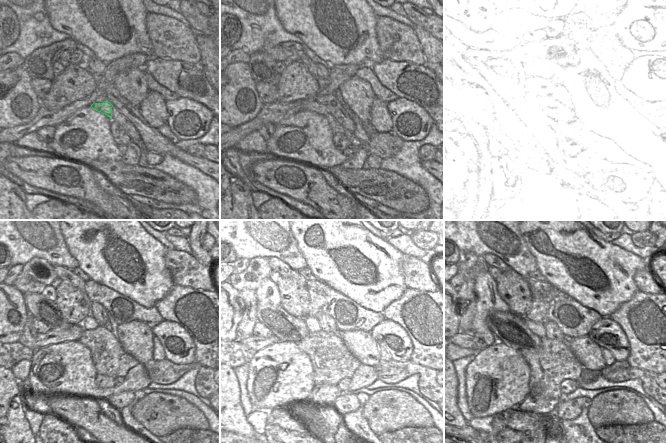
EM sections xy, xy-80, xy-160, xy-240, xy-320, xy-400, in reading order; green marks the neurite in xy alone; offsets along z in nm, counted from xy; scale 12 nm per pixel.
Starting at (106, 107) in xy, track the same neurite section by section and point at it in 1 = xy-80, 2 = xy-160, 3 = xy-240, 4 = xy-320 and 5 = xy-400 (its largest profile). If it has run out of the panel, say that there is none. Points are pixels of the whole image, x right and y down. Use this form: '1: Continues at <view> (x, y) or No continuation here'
1: Continues at xy-80 (309, 104)
2: Continues at xy-160 (506, 109)
3: Continues at xy-240 (74, 332)
4: Continues at xy-320 (257, 343)
5: Continues at xy-400 (465, 340)

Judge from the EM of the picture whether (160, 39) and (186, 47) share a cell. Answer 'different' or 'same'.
same

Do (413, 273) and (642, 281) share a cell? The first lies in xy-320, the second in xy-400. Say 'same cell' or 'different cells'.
same cell

